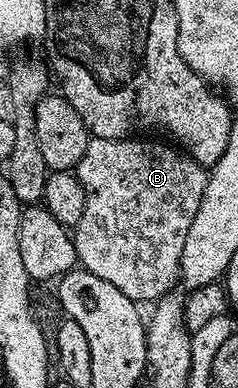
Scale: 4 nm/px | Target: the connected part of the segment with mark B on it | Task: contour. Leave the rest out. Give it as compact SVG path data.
M96 136L88 139L81 162L73 169L87 194L85 214L73 229L75 255L84 269L107 282L113 282L121 294L136 302L154 302L176 287L179 280L181 250L185 236L197 218L197 206L205 194L208 173L204 165L192 160L182 151L174 152L172 145L154 144L151 140L124 138L110 140Z

